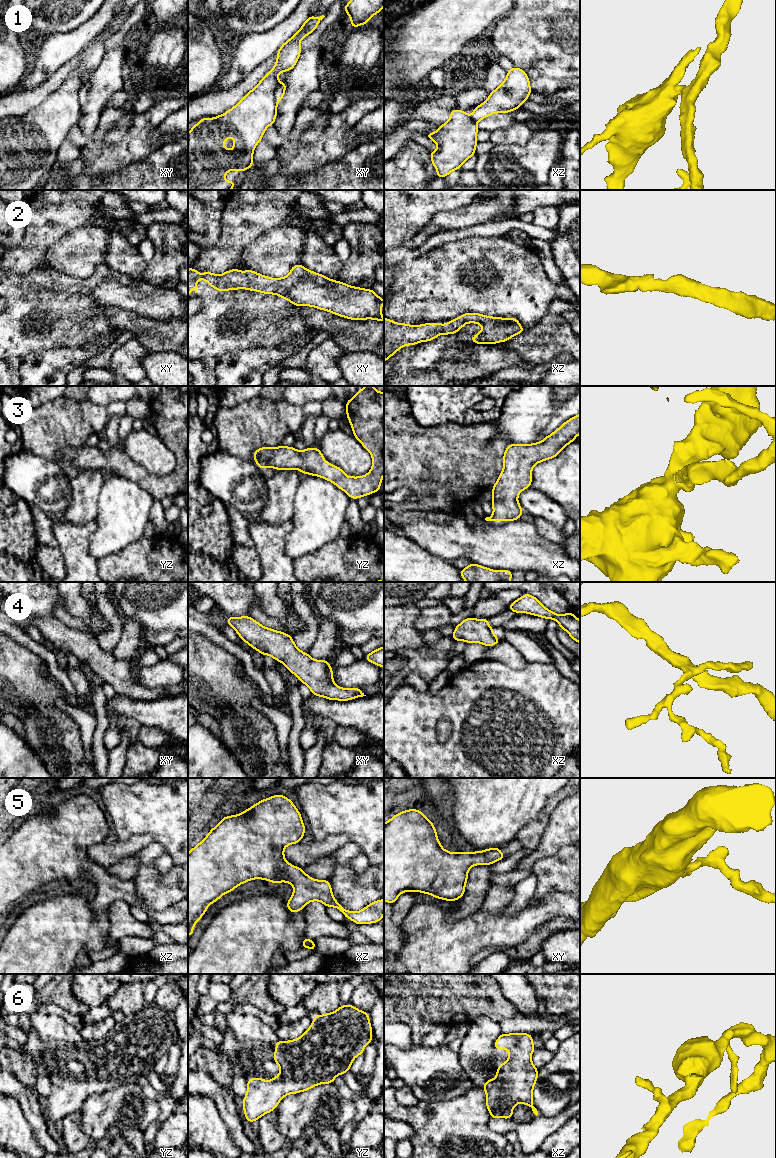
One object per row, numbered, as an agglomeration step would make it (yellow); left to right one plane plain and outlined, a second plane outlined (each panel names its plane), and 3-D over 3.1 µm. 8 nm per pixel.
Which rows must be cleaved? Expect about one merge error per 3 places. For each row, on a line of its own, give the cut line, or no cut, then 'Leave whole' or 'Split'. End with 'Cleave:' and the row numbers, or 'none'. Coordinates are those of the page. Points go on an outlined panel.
1: Split along xy (280, 82), (274, 93), (276, 101). Split
2: No split. Leave whole
3: No split. Leave whole
4: No split. Leave whole
5: No split. Leave whole
6: No split. Leave whole
Cleave: 1

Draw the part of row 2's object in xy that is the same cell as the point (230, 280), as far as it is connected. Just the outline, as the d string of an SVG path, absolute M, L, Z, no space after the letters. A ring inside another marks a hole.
M301 264L294 265L286 277L270 278L252 270L244 272L239 269L231 269L221 275L211 272L202 272L200 275L195 268L188 269L188 295L191 295L192 288L197 293L197 283L203 279L217 291L246 289L264 294L279 295L296 306L311 306L320 310L329 311L332 314L352 319L365 320L373 319L384 322L381 308L384 300L372 289L353 287L346 283L329 279L324 275L310 271Z

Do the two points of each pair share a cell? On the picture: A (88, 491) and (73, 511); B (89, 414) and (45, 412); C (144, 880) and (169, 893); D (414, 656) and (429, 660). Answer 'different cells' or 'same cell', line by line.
A: same cell
B: different cells
C: same cell
D: same cell

